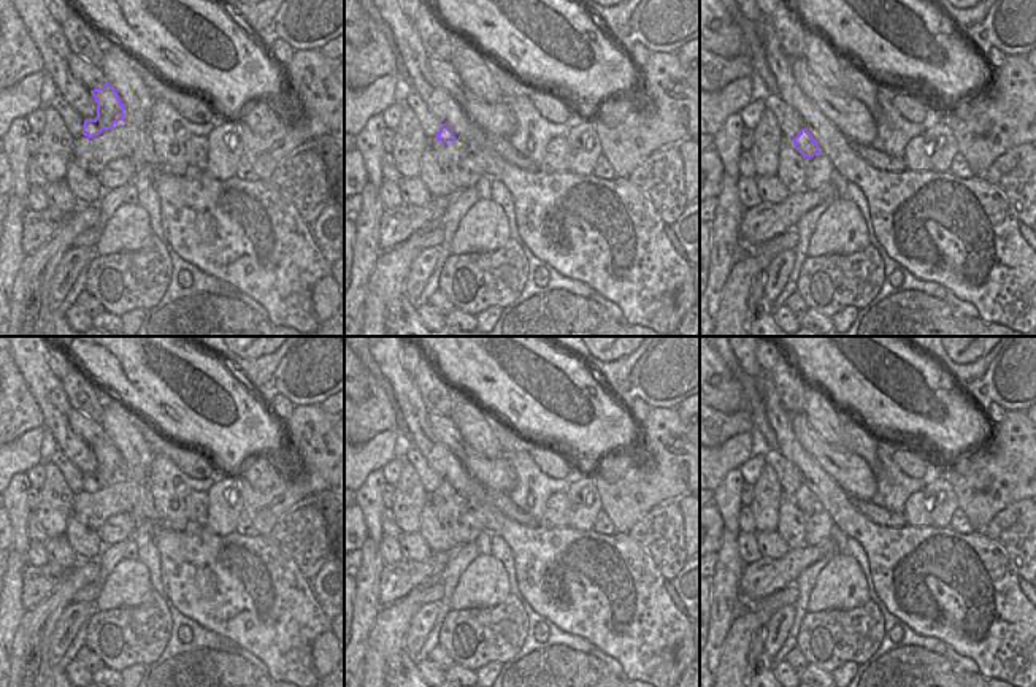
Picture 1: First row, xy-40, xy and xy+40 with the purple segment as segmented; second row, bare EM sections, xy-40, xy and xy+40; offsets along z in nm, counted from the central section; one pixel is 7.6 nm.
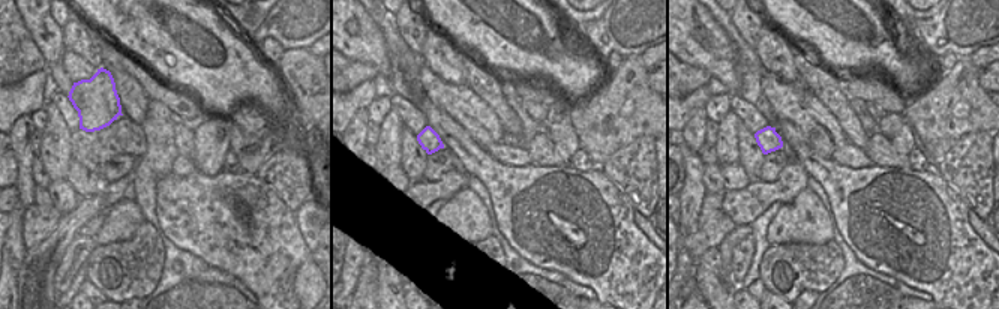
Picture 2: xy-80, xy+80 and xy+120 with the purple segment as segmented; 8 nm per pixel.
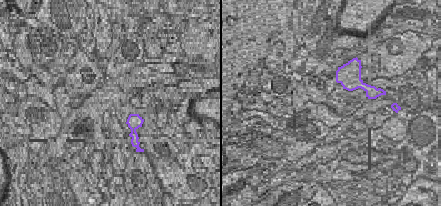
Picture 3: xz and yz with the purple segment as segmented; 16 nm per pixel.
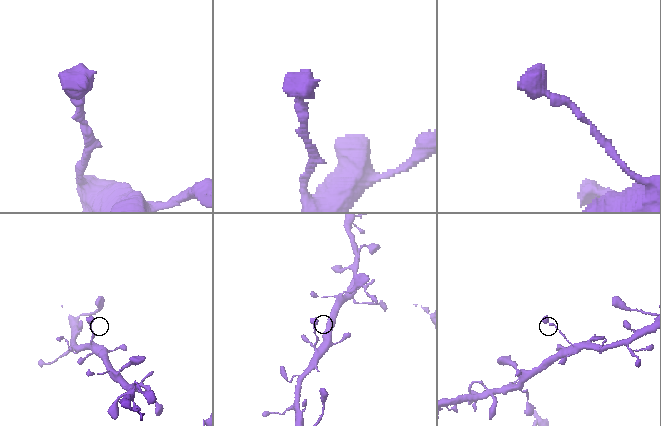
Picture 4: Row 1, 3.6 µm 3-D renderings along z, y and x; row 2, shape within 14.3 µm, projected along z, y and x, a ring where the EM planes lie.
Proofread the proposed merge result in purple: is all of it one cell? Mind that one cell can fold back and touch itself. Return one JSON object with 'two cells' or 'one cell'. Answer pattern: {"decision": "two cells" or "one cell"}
{"decision": "one cell"}

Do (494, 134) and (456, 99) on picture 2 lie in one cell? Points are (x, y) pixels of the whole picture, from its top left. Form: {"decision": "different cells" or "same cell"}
{"decision": "same cell"}

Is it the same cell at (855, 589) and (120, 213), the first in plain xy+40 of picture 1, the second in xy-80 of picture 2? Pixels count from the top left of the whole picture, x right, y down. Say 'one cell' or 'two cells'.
one cell

